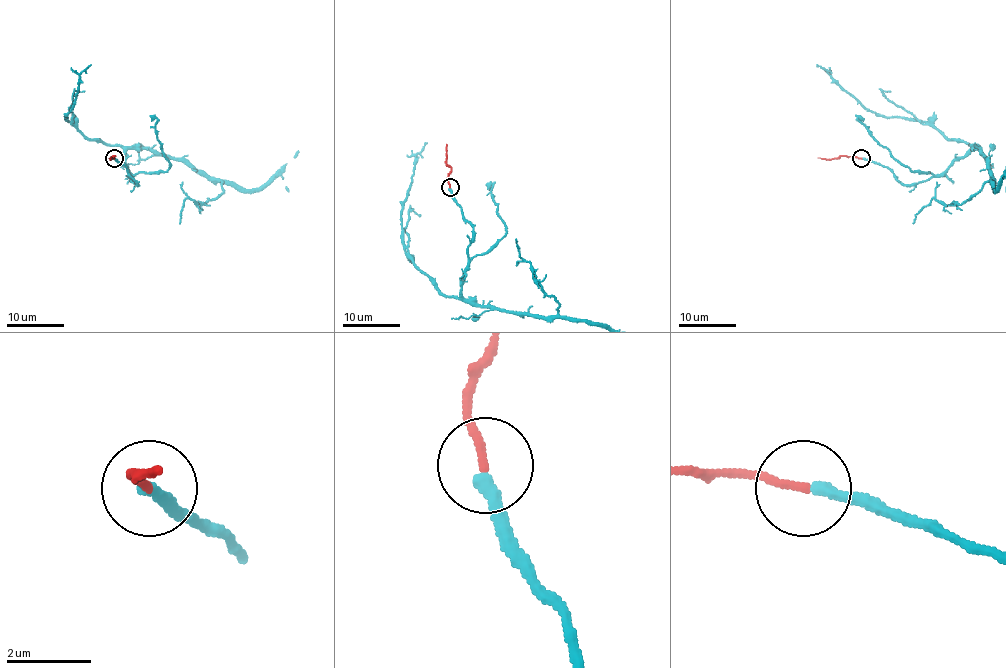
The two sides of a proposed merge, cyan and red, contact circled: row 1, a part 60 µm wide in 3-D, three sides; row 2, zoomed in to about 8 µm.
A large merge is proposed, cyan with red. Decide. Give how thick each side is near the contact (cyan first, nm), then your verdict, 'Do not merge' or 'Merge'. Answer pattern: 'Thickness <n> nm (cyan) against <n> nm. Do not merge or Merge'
Thickness 300 nm (cyan) against 190 nm. Merge

